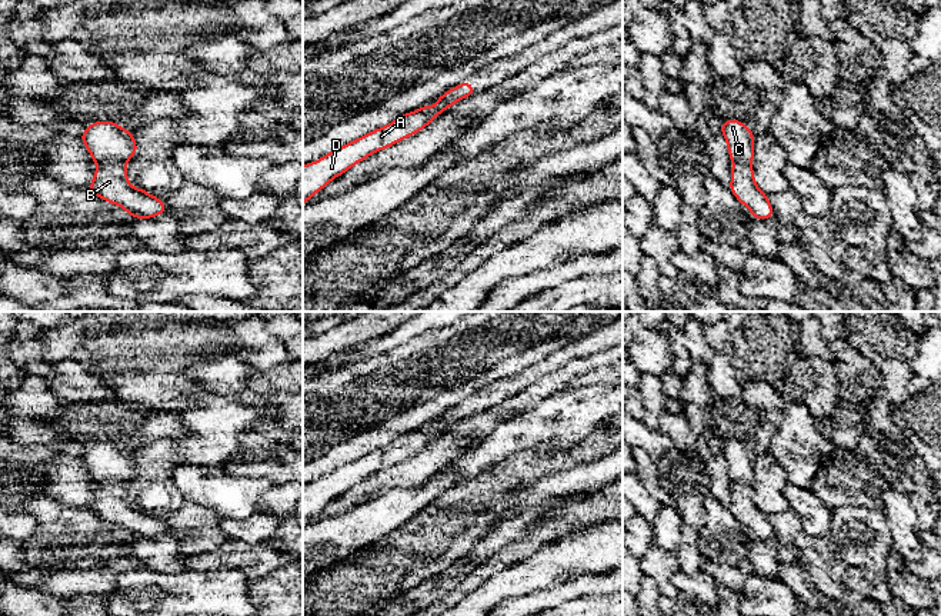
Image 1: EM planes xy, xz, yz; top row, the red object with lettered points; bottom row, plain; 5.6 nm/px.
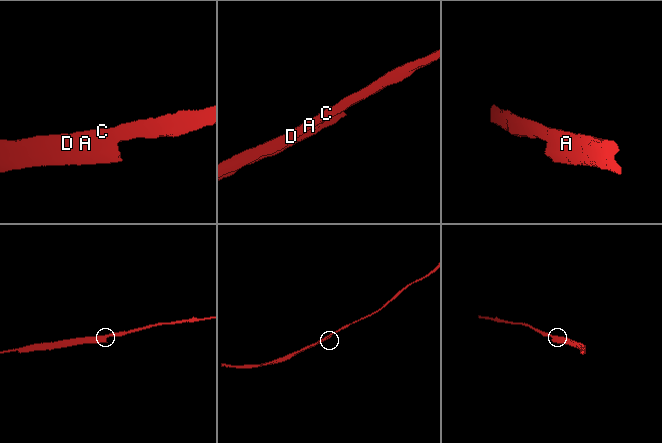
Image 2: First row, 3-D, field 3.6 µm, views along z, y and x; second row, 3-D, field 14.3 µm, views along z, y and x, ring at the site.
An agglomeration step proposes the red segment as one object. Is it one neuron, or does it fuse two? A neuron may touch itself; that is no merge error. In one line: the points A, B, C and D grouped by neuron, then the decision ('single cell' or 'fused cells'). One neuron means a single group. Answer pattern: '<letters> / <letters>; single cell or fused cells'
A C D / B; fused cells

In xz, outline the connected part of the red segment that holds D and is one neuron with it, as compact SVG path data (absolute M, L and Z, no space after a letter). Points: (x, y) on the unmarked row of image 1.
M436 419L436 432L426 423L421 429L394 439L390 444L378 447L341 467L331 470L321 479L303 486L303 526L308 519L323 510L331 500L346 493L357 483L366 480L376 472L388 469L397 462L421 452L433 440L450 429Z

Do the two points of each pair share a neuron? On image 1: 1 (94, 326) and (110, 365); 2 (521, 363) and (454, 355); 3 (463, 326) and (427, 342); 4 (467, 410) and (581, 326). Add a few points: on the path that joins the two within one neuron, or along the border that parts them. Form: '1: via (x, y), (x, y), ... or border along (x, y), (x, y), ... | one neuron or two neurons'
1: via (94, 336), (94, 345), (103, 355) | one neuron
2: via (504, 355), (471, 355) | one neuron
3: via (454, 330), (436, 339) | one neuron
4: border along (603, 326), (580, 336) | two neurons

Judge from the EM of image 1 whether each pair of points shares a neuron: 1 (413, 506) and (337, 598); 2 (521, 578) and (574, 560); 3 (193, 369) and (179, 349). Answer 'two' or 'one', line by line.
1: two
2: one
3: two

